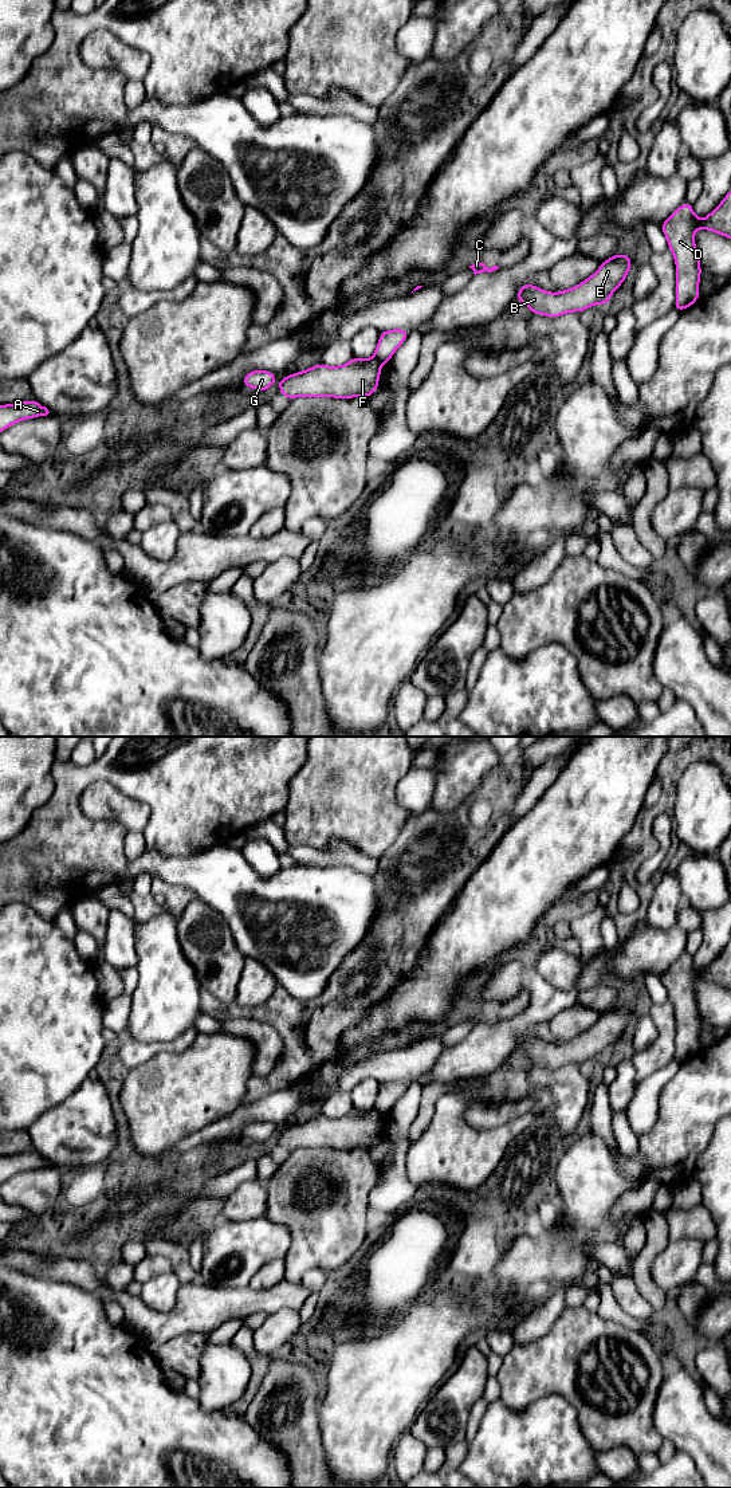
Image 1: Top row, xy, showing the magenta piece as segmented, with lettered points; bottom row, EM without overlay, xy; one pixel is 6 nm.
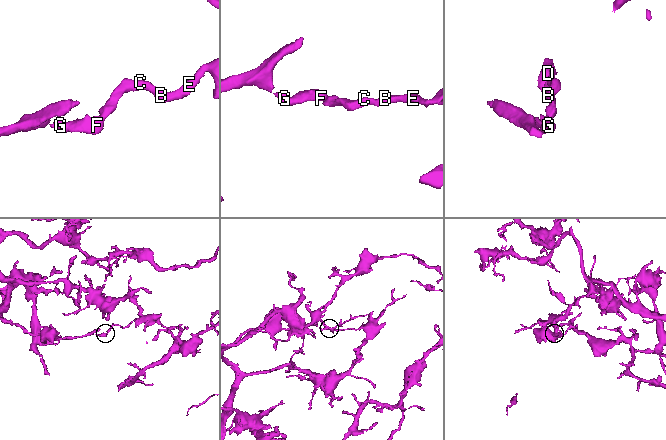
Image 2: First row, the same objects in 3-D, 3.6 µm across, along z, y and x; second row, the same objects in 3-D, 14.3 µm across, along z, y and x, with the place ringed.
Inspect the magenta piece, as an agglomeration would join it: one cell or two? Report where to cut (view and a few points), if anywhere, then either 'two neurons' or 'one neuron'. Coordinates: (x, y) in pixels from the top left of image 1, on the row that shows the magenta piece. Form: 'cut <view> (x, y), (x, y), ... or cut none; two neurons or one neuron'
cut xy (373, 357), (381, 365); two neurons

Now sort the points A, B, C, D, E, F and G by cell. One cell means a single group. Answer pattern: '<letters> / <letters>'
A F G / B C D E

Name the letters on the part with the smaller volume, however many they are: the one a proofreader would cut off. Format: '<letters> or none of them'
A, F, G

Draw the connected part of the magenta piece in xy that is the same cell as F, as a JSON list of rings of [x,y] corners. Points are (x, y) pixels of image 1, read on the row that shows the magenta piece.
[[[353,357],[339,366],[318,364],[283,377],[279,393],[288,400],[296,397],[349,400],[357,396],[369,398],[378,389],[381,368],[377,360],[359,357]]]

